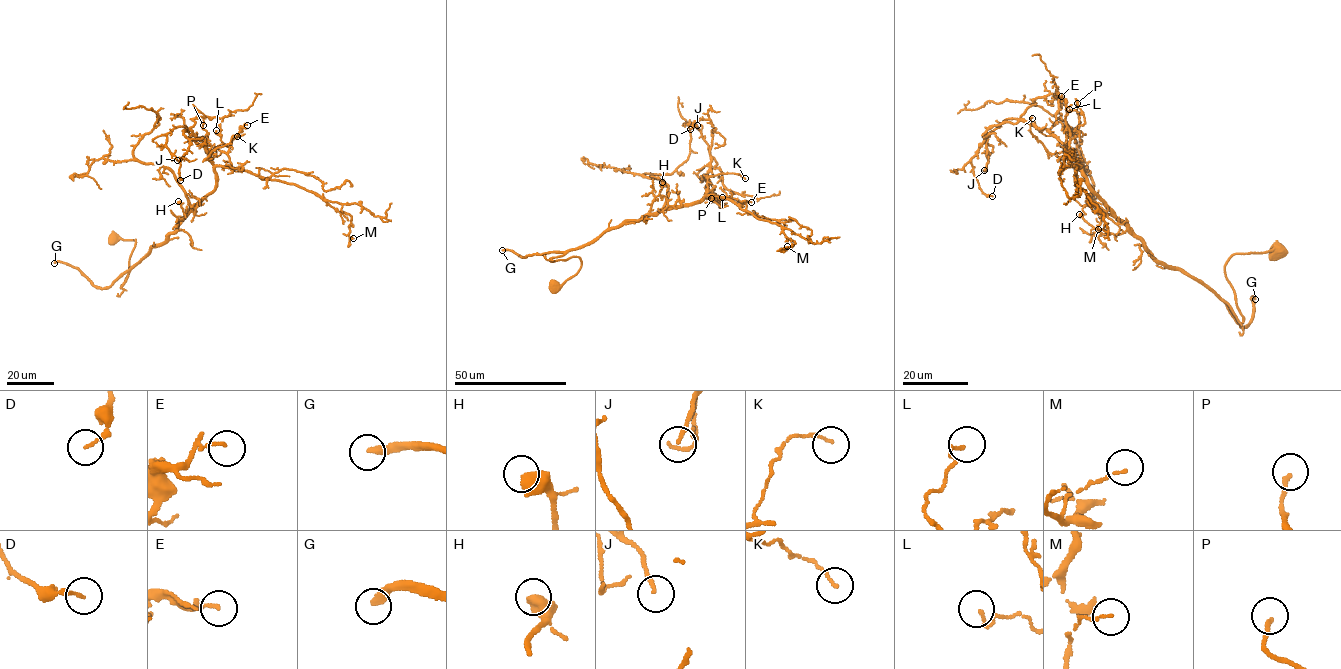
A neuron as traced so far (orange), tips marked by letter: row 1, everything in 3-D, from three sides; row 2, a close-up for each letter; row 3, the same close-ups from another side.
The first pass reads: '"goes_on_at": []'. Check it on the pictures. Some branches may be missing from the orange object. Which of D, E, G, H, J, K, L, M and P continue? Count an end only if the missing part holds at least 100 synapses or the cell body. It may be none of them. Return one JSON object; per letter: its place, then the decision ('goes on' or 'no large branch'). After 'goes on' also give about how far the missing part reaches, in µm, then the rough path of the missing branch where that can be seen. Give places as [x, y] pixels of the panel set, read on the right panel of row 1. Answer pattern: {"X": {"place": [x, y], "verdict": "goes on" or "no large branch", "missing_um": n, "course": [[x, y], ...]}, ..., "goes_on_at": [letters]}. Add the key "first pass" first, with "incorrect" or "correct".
{"first pass": "incorrect", "D": {"place": [992, 196], "verdict": "no large branch"}, "E": {"place": [1061, 96], "verdict": "no large branch"}, "G": {"place": [1255, 299], "verdict": "goes on", "missing_um": 140, "course": [[1255, 299], [1254, 303], [1235, 283], [1167, 272], [1106, 229], [1086, 232], [1075, 216], [1062, 209], [1005, 207]]}, "H": {"place": [1079, 214], "verdict": "no large branch"}, "J": {"place": [984, 170], "verdict": "no large branch"}, "K": {"place": [1032, 118], "verdict": "no large branch"}, "L": {"place": [1069, 109], "verdict": "no large branch"}, "M": {"place": [1098, 229], "verdict": "no large branch"}, "P": {"place": [1077, 103], "verdict": "no large branch"}, "goes_on_at": ["G"]}

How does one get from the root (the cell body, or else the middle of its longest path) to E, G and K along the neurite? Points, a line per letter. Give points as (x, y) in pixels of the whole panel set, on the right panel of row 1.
E: (1279, 249), (1236, 253), (1225, 266), (1240, 322), (1214, 293), (1153, 257), (1089, 187), (1068, 158), (1061, 96)
G: (1279, 249), (1236, 253), (1225, 266), (1241, 322), (1224, 301), (1241, 326), (1250, 320), (1251, 297), (1255, 299)
K: (1279, 249), (1225, 266), (1240, 322), (1153, 257), (1072, 156), (1033, 135), (1032, 118)

